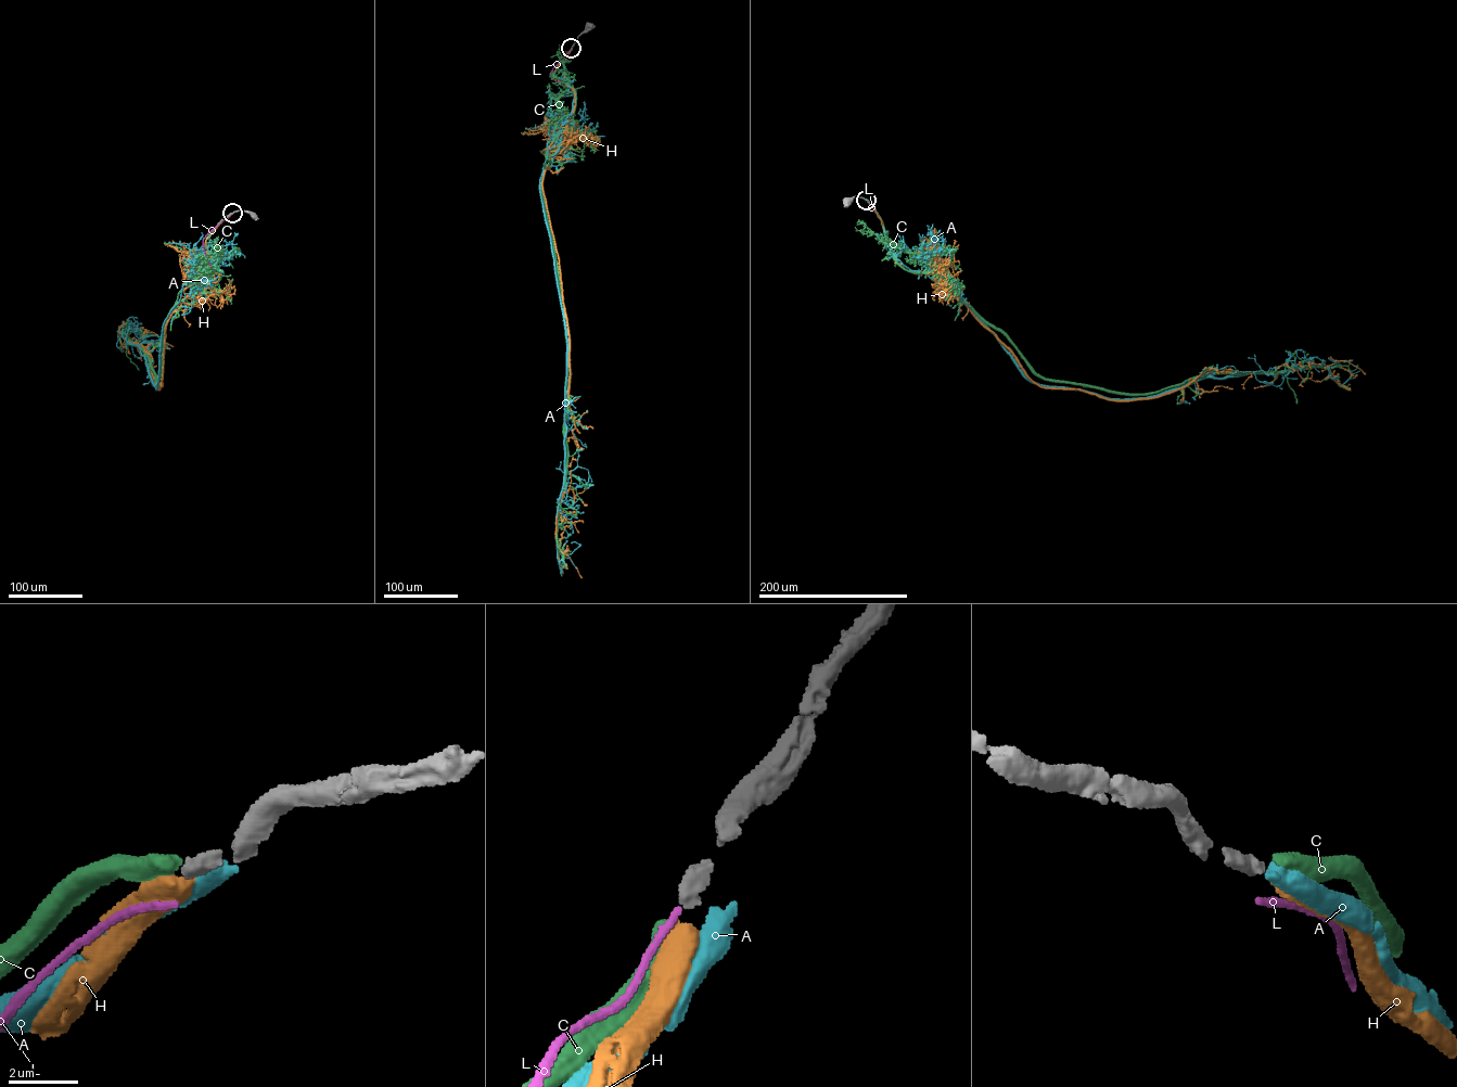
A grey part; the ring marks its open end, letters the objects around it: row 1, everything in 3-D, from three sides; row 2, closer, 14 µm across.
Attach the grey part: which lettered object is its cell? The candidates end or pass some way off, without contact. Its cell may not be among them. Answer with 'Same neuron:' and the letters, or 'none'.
Same neuron: H

